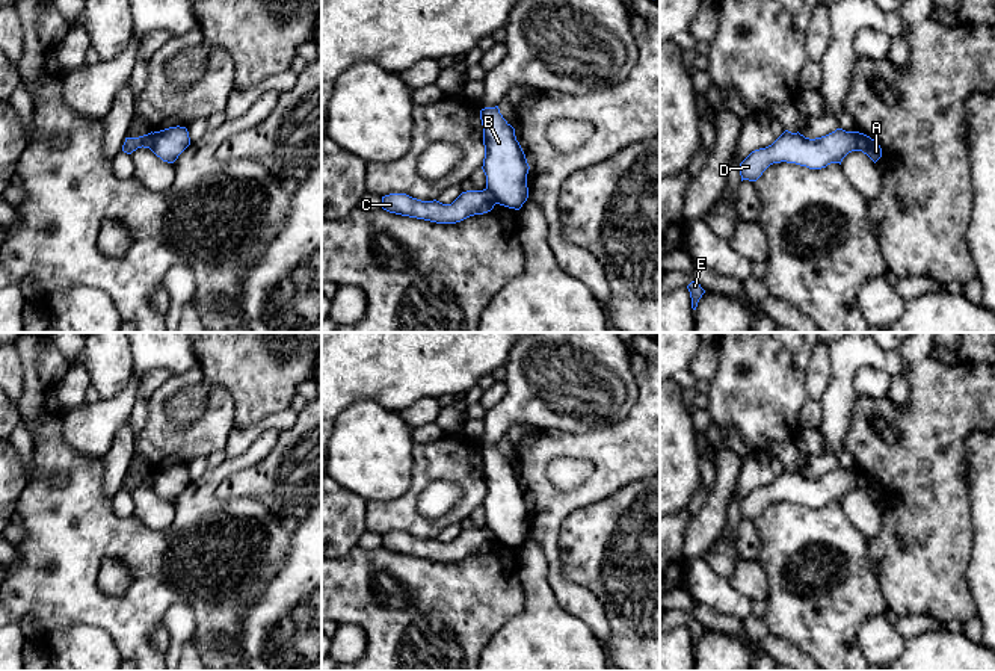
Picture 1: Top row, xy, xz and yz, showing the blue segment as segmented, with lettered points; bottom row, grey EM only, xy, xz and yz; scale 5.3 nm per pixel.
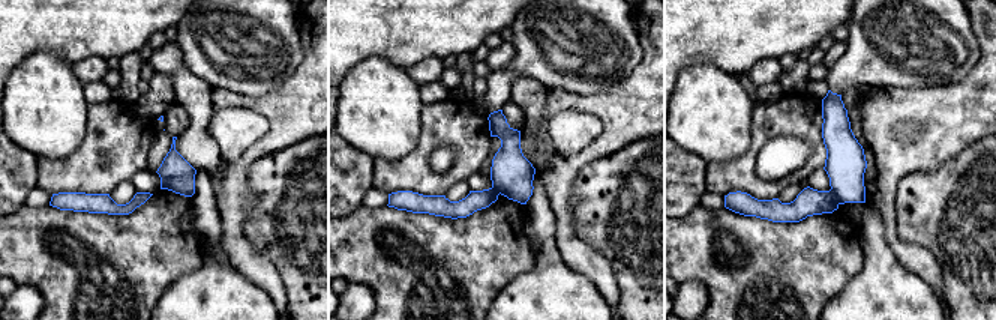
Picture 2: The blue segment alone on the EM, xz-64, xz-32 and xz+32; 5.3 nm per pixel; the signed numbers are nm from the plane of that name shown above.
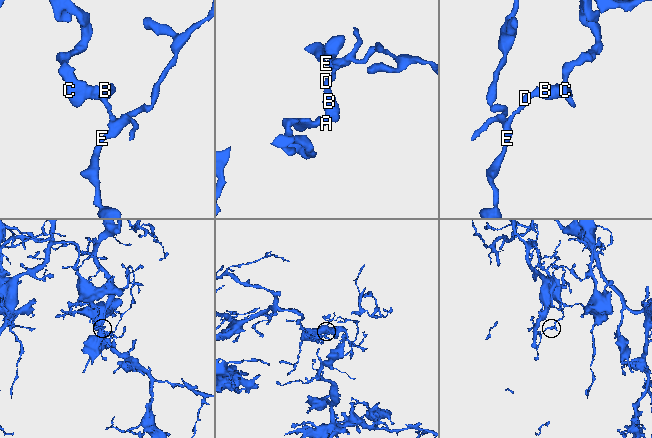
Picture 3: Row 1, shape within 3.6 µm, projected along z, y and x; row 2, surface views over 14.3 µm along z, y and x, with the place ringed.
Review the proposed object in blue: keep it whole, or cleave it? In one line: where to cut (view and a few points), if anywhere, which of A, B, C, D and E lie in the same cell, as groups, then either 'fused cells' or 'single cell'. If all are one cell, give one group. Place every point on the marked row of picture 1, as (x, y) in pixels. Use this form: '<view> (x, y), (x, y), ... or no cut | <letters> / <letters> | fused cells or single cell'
yz (858, 133), (858, 147), (861, 150) | A C / B D E | fused cells

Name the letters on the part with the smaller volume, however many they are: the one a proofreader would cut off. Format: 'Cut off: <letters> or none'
Cut off: B, D, E

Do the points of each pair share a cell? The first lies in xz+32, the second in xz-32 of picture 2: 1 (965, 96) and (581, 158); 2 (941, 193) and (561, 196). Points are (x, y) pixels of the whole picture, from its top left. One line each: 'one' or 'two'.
1: one
2: two

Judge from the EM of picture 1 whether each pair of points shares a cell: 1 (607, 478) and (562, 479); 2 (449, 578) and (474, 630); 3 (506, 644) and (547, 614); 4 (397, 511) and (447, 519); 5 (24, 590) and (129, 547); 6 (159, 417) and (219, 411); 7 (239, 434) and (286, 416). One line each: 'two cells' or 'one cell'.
1: two cells
2: one cell
3: one cell
4: one cell
5: one cell
6: one cell
7: one cell

